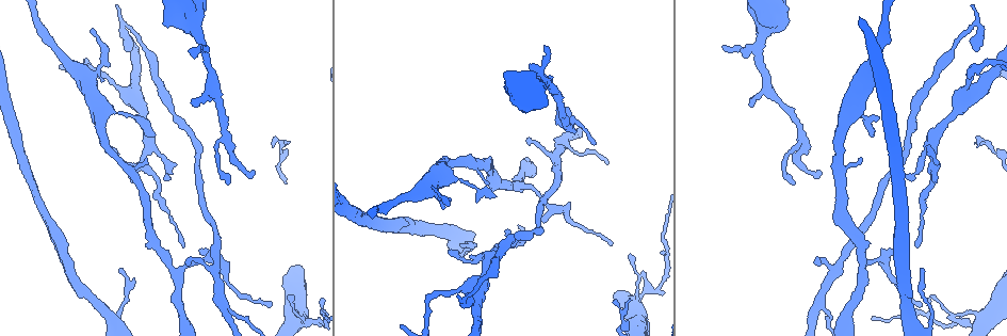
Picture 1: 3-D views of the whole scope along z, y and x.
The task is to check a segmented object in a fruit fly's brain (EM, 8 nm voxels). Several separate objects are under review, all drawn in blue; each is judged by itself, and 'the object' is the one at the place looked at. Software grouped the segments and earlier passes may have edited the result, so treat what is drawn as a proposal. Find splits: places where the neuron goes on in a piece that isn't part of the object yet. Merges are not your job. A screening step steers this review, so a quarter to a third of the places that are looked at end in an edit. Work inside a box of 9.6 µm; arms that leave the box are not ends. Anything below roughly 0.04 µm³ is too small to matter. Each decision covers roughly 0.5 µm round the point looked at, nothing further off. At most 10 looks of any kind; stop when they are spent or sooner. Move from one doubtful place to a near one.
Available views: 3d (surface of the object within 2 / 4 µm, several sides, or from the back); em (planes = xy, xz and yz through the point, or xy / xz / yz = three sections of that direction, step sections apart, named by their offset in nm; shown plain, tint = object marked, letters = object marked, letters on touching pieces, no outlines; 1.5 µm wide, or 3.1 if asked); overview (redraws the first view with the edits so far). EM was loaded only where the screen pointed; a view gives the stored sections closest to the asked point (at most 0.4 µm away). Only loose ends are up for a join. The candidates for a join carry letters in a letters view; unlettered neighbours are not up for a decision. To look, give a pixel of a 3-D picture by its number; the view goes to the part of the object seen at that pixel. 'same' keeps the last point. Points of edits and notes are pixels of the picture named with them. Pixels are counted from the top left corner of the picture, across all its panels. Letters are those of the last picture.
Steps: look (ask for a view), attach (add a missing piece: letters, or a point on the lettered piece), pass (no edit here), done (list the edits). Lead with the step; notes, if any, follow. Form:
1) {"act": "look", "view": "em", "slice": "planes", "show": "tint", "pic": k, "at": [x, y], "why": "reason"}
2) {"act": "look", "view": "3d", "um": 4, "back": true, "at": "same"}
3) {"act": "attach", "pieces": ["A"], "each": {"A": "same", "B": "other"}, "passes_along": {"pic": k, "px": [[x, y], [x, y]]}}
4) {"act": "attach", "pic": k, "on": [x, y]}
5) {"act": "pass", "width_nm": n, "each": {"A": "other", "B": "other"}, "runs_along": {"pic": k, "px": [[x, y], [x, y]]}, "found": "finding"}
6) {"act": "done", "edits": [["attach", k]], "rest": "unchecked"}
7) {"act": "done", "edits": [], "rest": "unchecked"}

{"act": "look", "view": "em", "slice": "xz", "step": 8, "show": "letters", "pic": 1, "at": [432, 186], "why": "tapers out"}

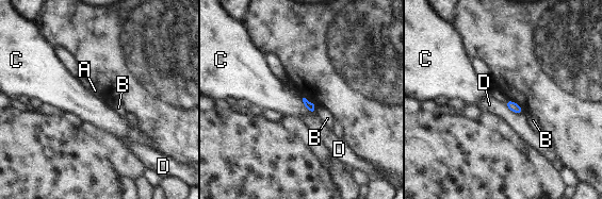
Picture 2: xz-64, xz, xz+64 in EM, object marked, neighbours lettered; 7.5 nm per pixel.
{"act": "pass", "each": {"A": "other", "B": "other", "C": "other", "D": "other"}, "border": {"pic": 2, "px": [[303, 97], [303, 103], [312, 112]]}, "found": "no lettered piece goes on from it"}

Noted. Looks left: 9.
{"act": "look", "view": "em", "slice": "xz", "step": 8, "show": "tint", "pic": 1, "at": [188, 265], "why": "thin end"}

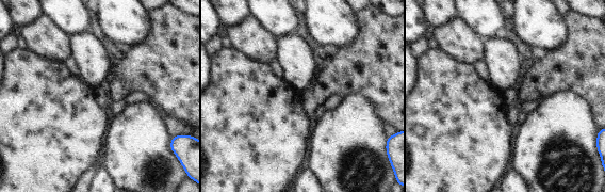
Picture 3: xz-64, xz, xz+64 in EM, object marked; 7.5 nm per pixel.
{"act": "look", "view": "em", "slice": "planes", "show": "letters", "at": "same"}

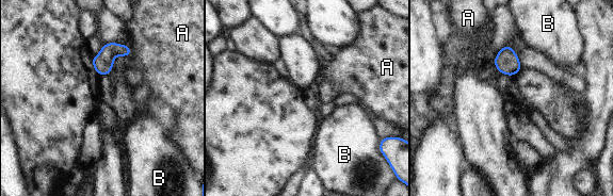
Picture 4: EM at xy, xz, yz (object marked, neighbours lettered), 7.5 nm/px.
{"act": "pass", "each": {"A": "other", "B": "other"}, "border": {"pic": 4, "px": [[126, 44], [131, 52], [112, 68]]}, "found": "no lettered piece goes on from it"}

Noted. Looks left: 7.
{"act": "look", "view": "em", "slice": "planes", "show": "letters", "pic": 1, "at": [199, 251], "why": "branch stops here"}

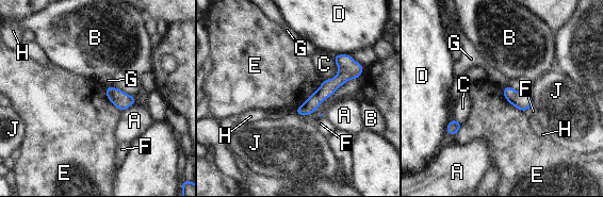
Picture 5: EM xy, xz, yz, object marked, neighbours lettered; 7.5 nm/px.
{"act": "pass", "longest_contact_nm": ["E", 260], "each": {"A": "other", "B": "other", "C": "other", "D": "other", "E": "other", "F": "other", "G": "other", "H": "other", "J": "other"}, "runs_along": {"pic": 5, "px": [[351, 76], [343, 76], [298, 111]]}, "found": "none of them fits"}

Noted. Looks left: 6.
{"act": "look", "view": "3d", "um": 4, "pic": 1, "at": [935, 181], "why": "free end"}

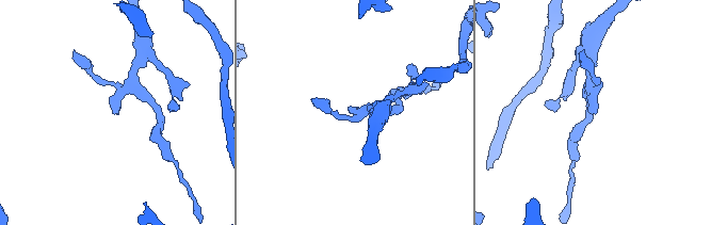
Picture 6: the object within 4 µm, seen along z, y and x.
{"act": "look", "view": "em", "slice": "yz", "step": 4, "show": "letters", "pic": 6, "at": [118, 114], "why": "now the EM"}

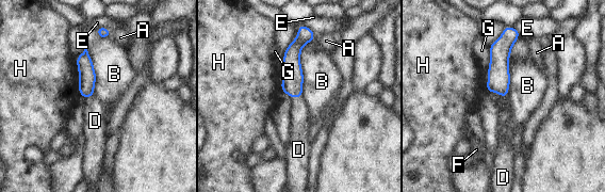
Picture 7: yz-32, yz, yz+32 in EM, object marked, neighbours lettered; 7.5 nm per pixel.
{"act": "attach", "pieces": ["D"], "width_nm": 130, "each": {"A": "other", "B": "other", "D": "same", "E": "other", "F": "other", "G": "other", "H": "other"}, "passes_along": {"pic": 7, "px": [[293, 78], [296, 96], [299, 127]]}, "found": "it goes on there"}

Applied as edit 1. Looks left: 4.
{"act": "done", "edits": [["attach", 7]], "rest": "unchecked"}

